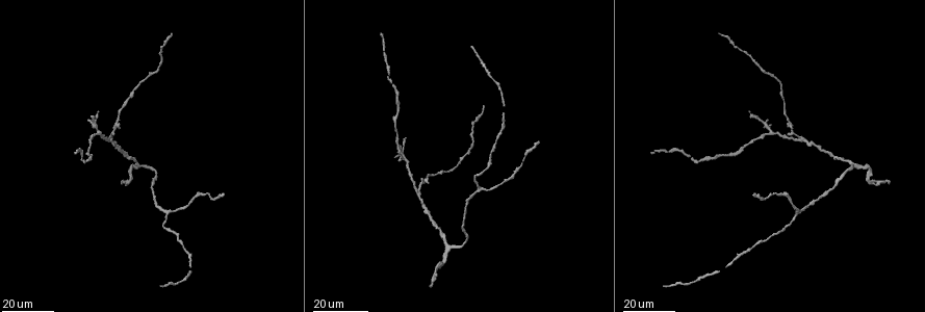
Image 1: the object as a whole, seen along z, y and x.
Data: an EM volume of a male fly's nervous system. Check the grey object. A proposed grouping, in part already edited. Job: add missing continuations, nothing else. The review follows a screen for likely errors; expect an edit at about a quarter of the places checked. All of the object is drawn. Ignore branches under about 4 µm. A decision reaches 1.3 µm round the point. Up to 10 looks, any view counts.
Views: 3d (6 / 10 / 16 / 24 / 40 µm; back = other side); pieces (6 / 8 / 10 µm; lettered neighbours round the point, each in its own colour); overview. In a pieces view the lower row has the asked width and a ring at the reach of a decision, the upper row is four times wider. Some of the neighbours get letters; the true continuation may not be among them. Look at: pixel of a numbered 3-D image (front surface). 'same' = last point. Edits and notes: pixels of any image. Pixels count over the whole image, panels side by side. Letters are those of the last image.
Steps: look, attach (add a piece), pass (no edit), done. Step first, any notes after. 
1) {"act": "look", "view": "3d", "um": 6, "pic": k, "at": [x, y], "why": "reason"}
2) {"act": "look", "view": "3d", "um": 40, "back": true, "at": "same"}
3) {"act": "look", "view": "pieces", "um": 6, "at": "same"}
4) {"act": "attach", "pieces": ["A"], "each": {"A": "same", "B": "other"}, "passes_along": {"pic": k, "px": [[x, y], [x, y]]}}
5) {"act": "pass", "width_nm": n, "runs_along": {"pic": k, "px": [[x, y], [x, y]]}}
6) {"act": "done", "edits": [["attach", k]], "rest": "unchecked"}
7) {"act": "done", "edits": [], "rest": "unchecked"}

{"act": "look", "view": "3d", "um": 24, "pic": 1, "at": [86, 121], "why": "free end"}

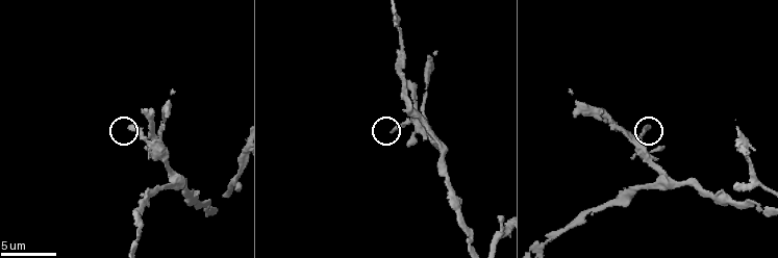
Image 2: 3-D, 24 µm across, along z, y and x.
{"act": "look", "view": "pieces", "um": 10, "pic": 2, "at": [648, 129], "why": "see the neighbours"}

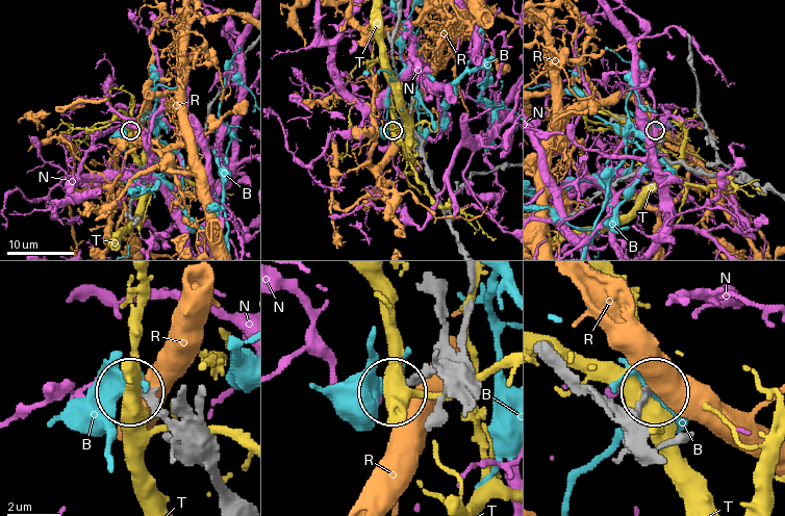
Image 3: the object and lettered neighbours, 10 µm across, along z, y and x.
{"act": "pass", "each": {"B": "other", "N": "other", "R": "other", "T": "other"}, "found": "no lettered piece goes on from it"}

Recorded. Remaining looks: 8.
{"act": "look", "view": "pieces", "um": 8, "pic": 2, "at": [435, 52], "why": "tapers out"}

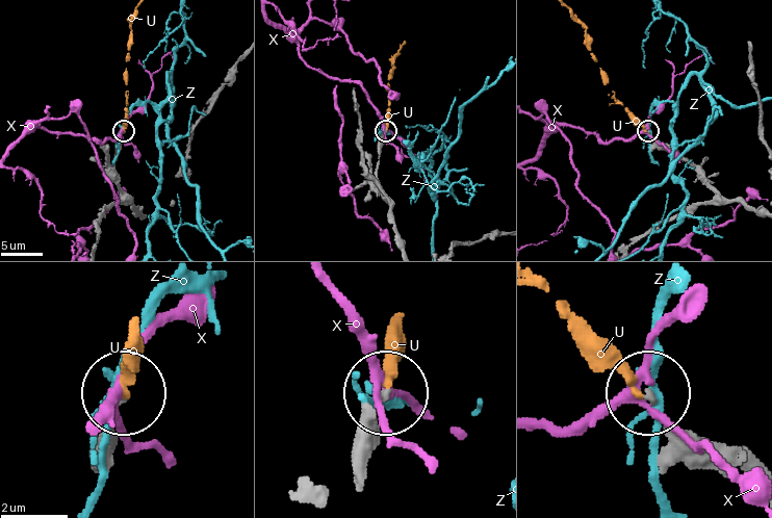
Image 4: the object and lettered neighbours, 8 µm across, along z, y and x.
{"act": "attach", "pieces": ["U"], "each": {"U": "same", "X": "other", "Z": "other"}, "found": "the neuron continues"}

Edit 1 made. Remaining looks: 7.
{"act": "look", "view": "3d", "um": 16, "pic": 1, "at": [653, 152], "why": "an open end"}

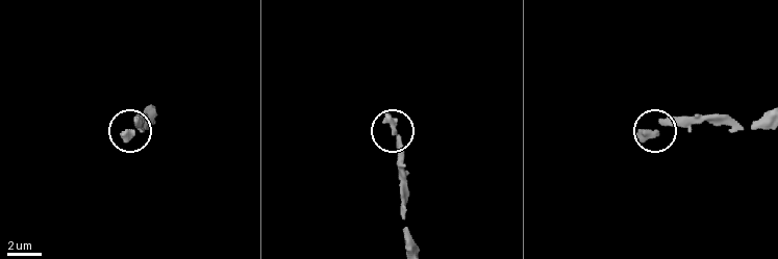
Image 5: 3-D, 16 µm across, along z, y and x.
{"act": "look", "view": "pieces", "um": 6, "pic": 5, "at": [389, 115], "why": "what lies round it"}

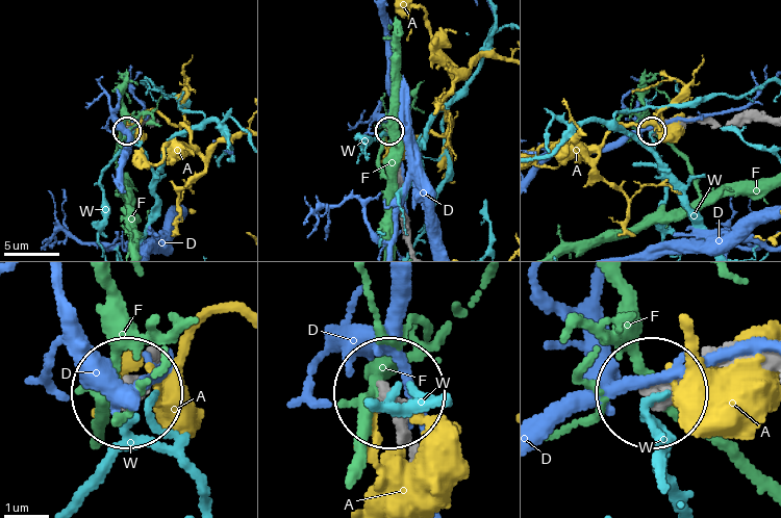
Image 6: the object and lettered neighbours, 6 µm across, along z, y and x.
{"act": "pass", "each": {"A": "other", "D": "other", "F": "other", "W": "other"}, "found": "no lettered piece goes on from it"}

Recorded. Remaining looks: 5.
{"act": "look", "view": "3d", "um": 16, "pic": 1, "at": [482, 104], "why": "end of a long branch"}

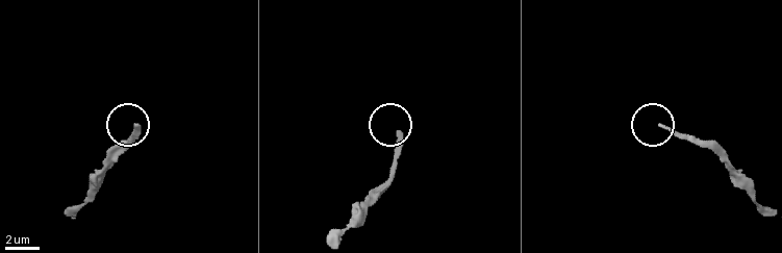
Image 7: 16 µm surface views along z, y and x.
{"act": "look", "view": "pieces", "um": 6, "pic": 7, "at": [137, 127]}

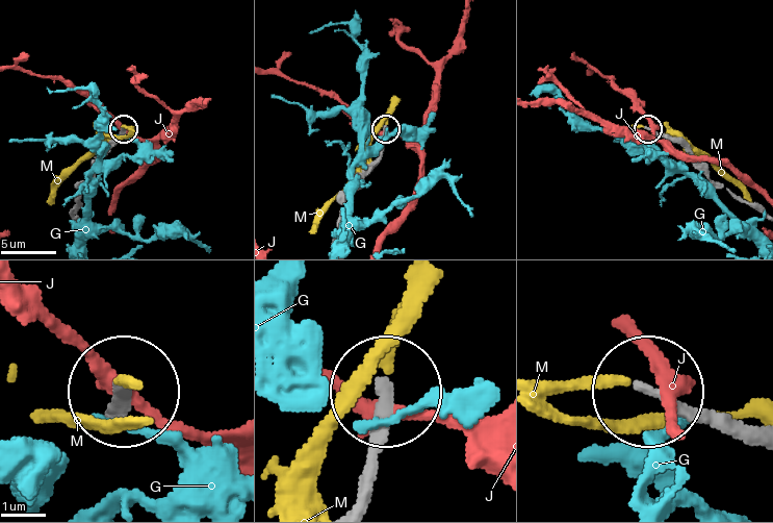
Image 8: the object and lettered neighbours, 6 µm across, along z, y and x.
{"act": "pass", "each": {"G": "other", "J": "other", "M": "other"}, "runs_along": {"pic": 8, "px": [[761, 212], [716, 184], [679, 145], [647, 128]]}, "found": "none of them fits"}

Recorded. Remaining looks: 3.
{"act": "look", "view": "3d", "um": 24, "pic": 1, "at": [160, 286], "why": "branch stops here"}

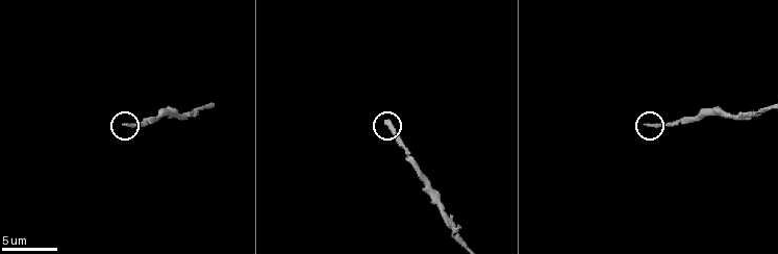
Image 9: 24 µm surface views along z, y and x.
{"act": "look", "view": "pieces", "um": 8, "pic": 9, "at": [388, 120]}

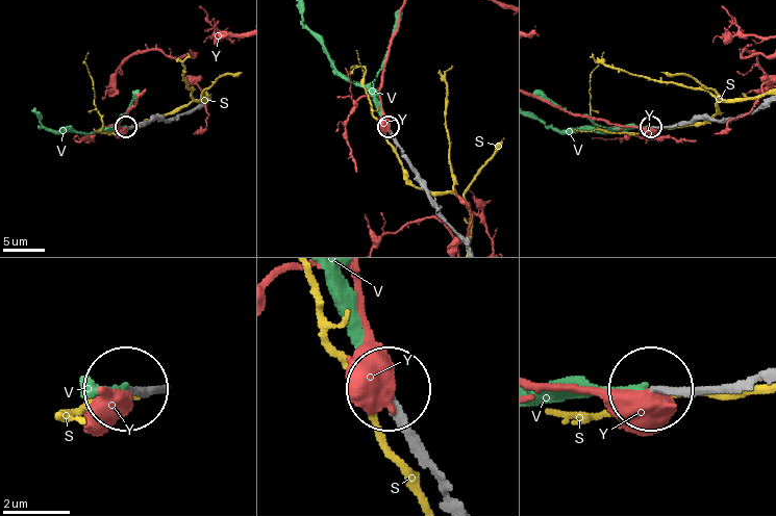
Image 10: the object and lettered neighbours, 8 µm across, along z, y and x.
{"act": "attach", "pieces": ["V"], "width_nm": 250, "each": {"S": "other", "V": "same", "Y": "other"}, "passes_along": {"pic": 10, "px": [[164, 391], [102, 391]]}, "found": "it goes on there"}

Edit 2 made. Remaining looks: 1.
{"act": "done", "edits": [["attach", 4], ["attach", 10]], "rest": "unchecked"}

